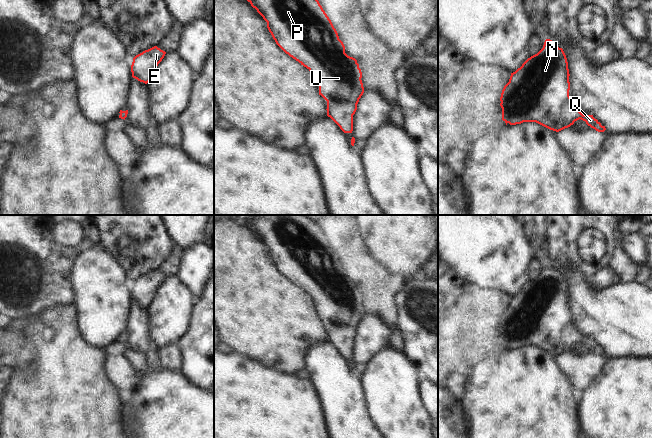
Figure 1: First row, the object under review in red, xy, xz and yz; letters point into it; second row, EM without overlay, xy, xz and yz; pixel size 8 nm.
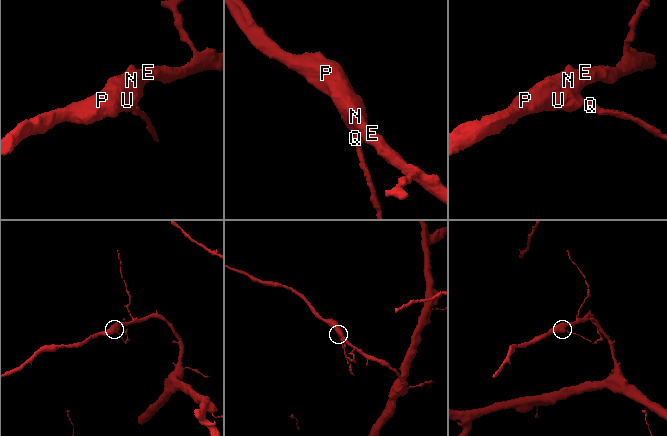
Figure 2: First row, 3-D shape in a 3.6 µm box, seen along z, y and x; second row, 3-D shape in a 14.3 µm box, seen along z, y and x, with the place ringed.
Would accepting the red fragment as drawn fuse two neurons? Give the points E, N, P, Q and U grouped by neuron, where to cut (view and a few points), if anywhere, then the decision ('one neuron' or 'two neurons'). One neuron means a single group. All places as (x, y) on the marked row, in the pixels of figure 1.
groups E N P Q U; cut none; one neuron

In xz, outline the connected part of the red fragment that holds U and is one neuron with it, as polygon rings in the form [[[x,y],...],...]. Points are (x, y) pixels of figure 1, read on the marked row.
[[[247,0],[267,22],[276,44],[315,76],[319,95],[327,101],[327,116],[344,133],[353,131],[353,115],[364,93],[357,60],[345,53],[345,46],[318,0]]]

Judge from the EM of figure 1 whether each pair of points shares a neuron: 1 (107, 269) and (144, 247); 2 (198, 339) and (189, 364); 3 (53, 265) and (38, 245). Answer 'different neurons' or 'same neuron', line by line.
1: different neurons
2: same neuron
3: same neuron

